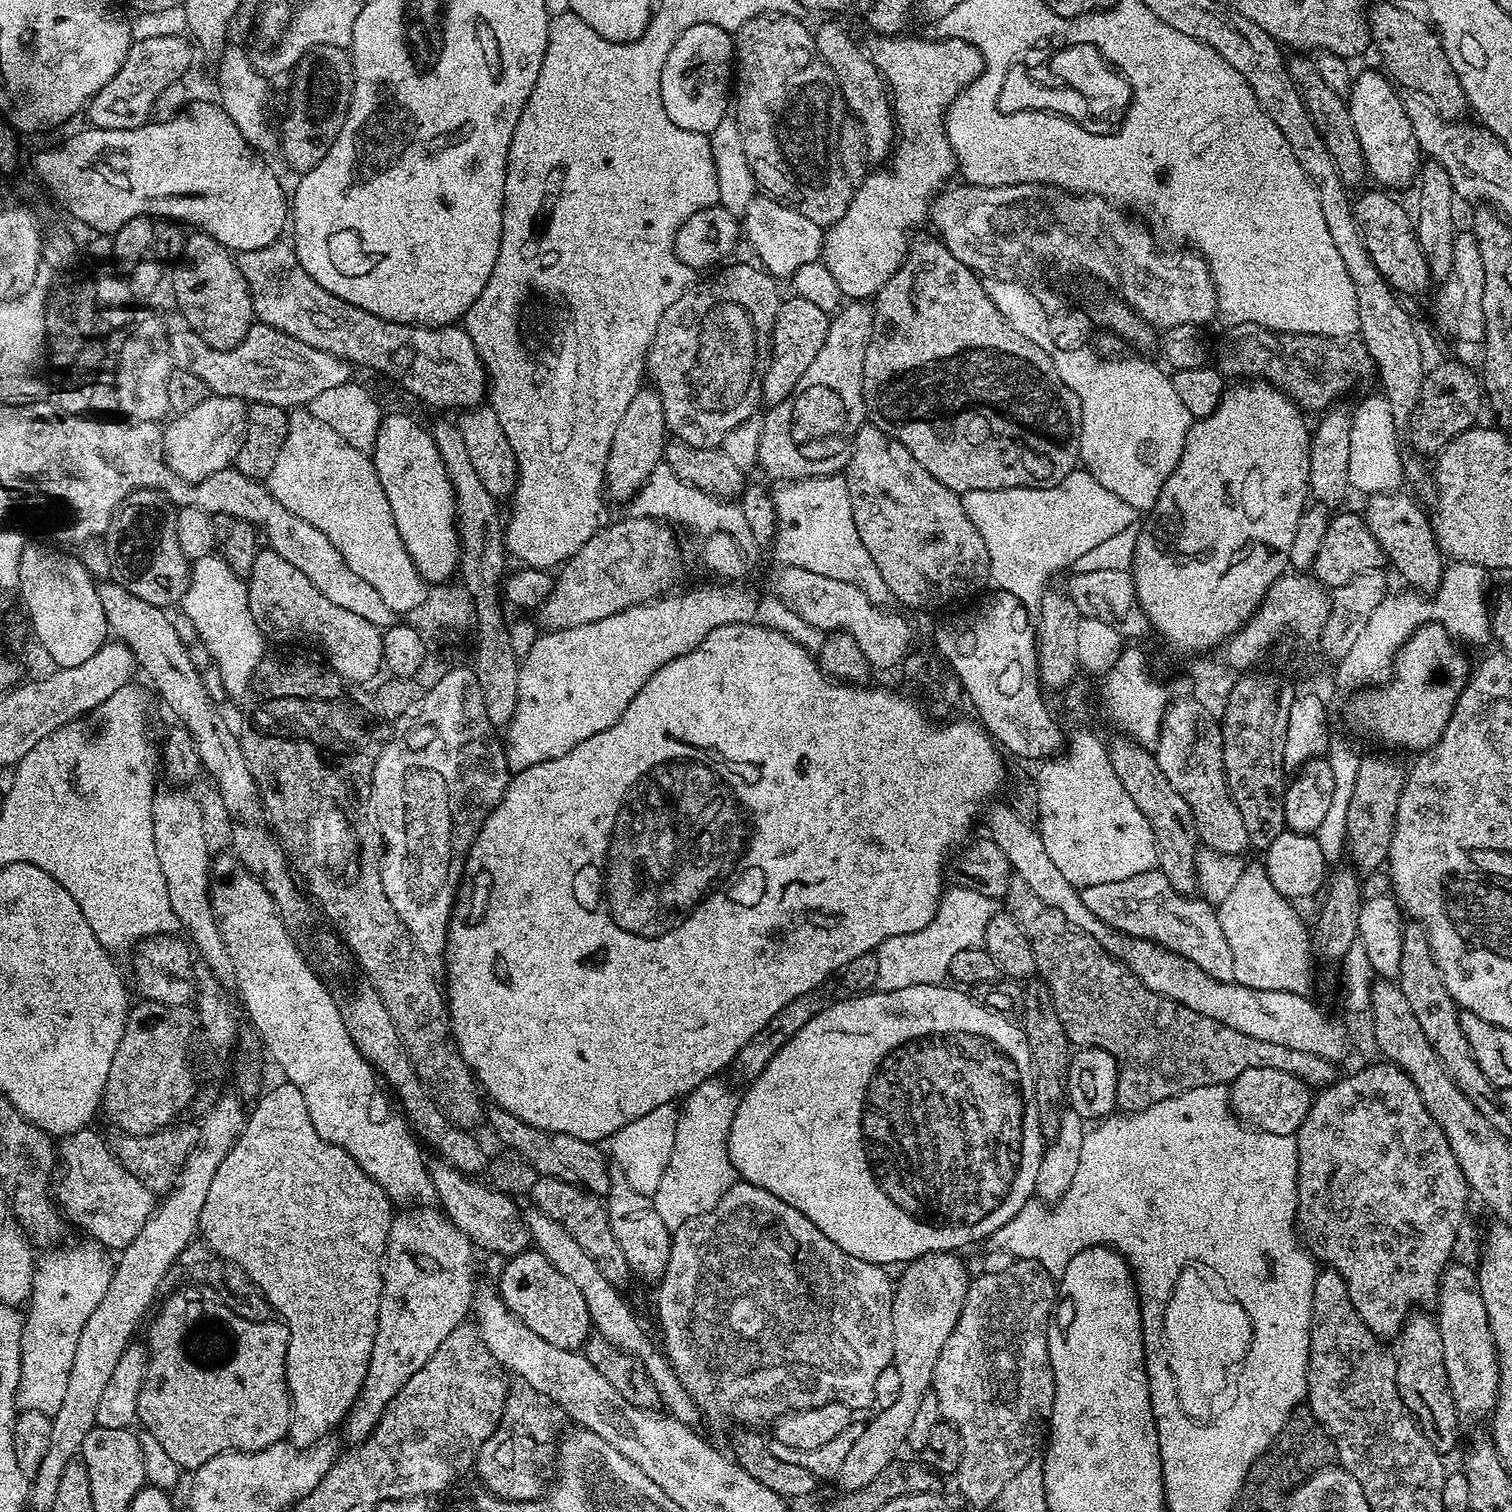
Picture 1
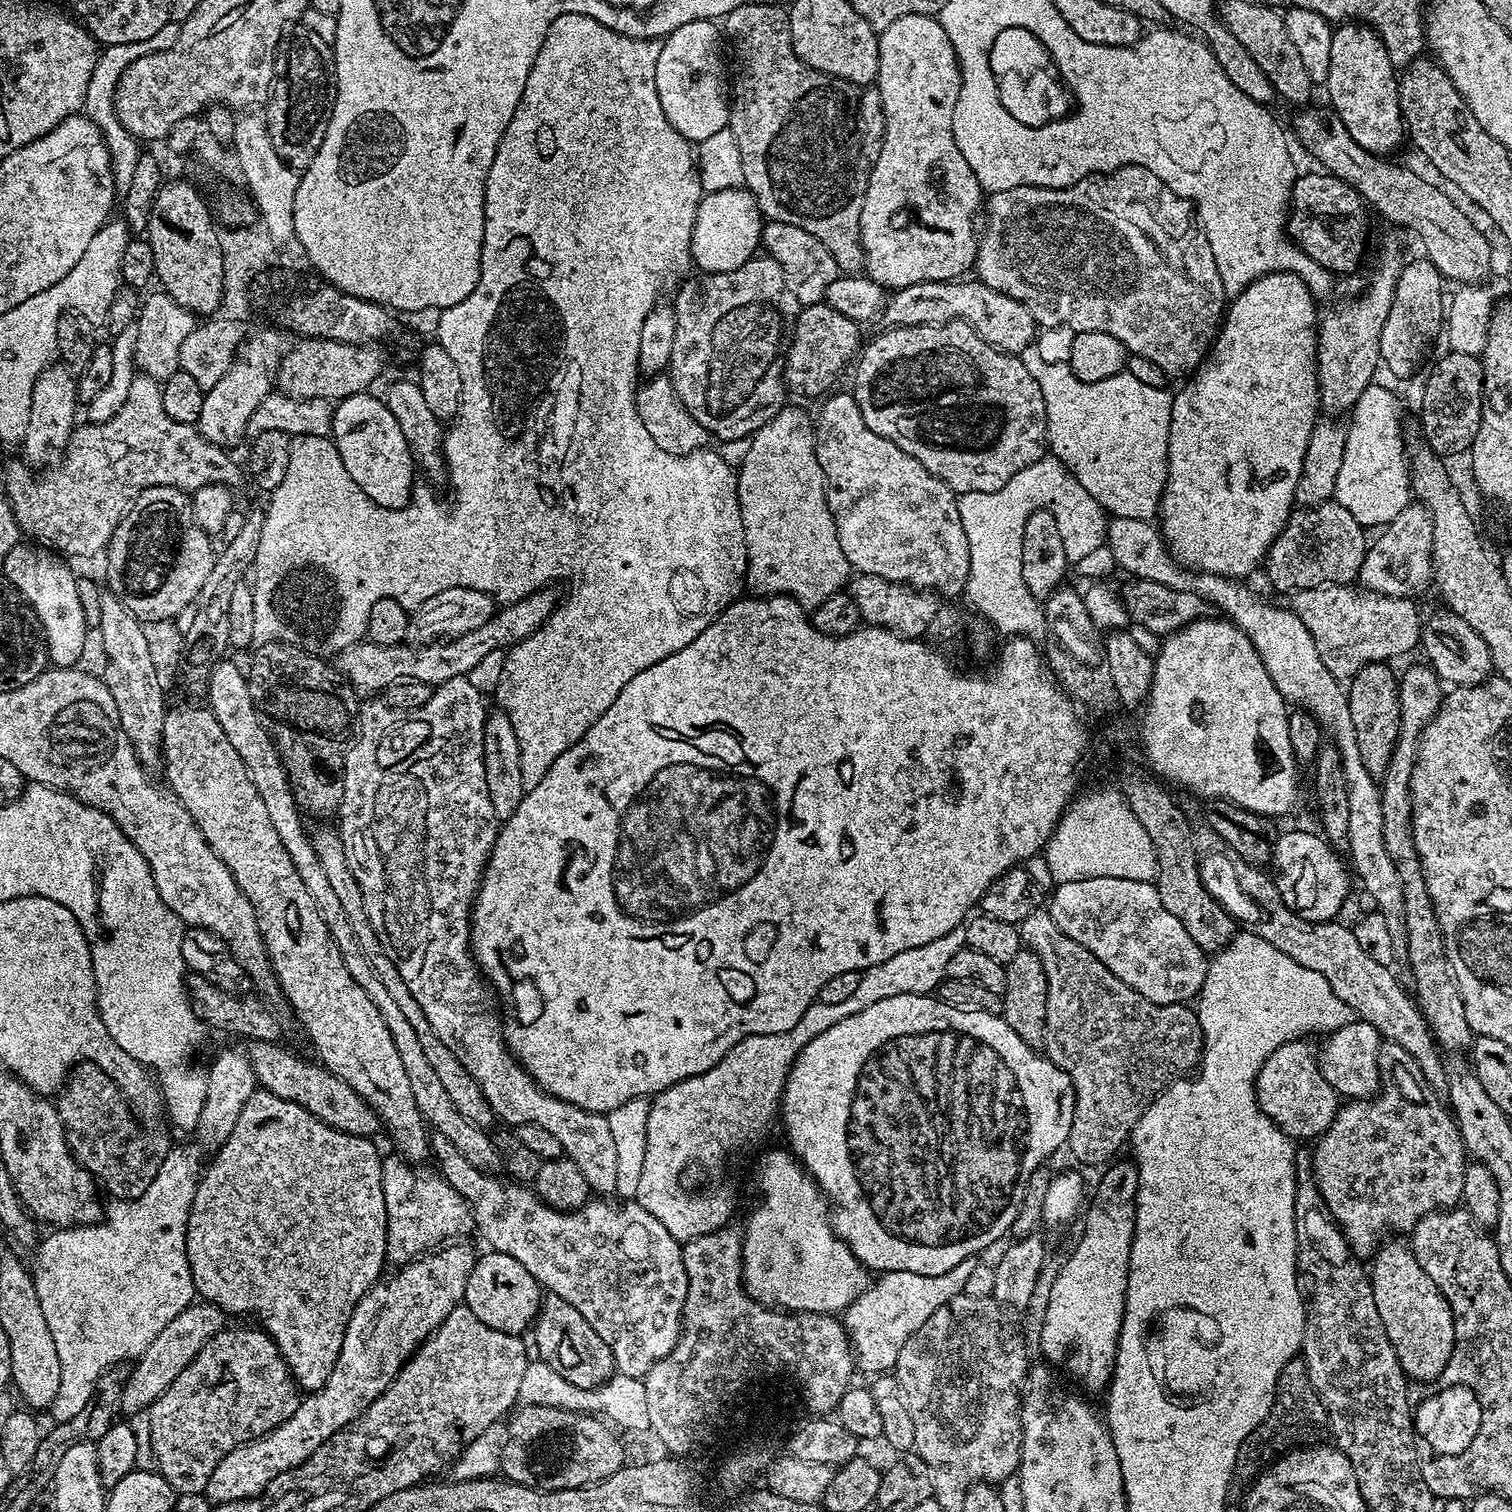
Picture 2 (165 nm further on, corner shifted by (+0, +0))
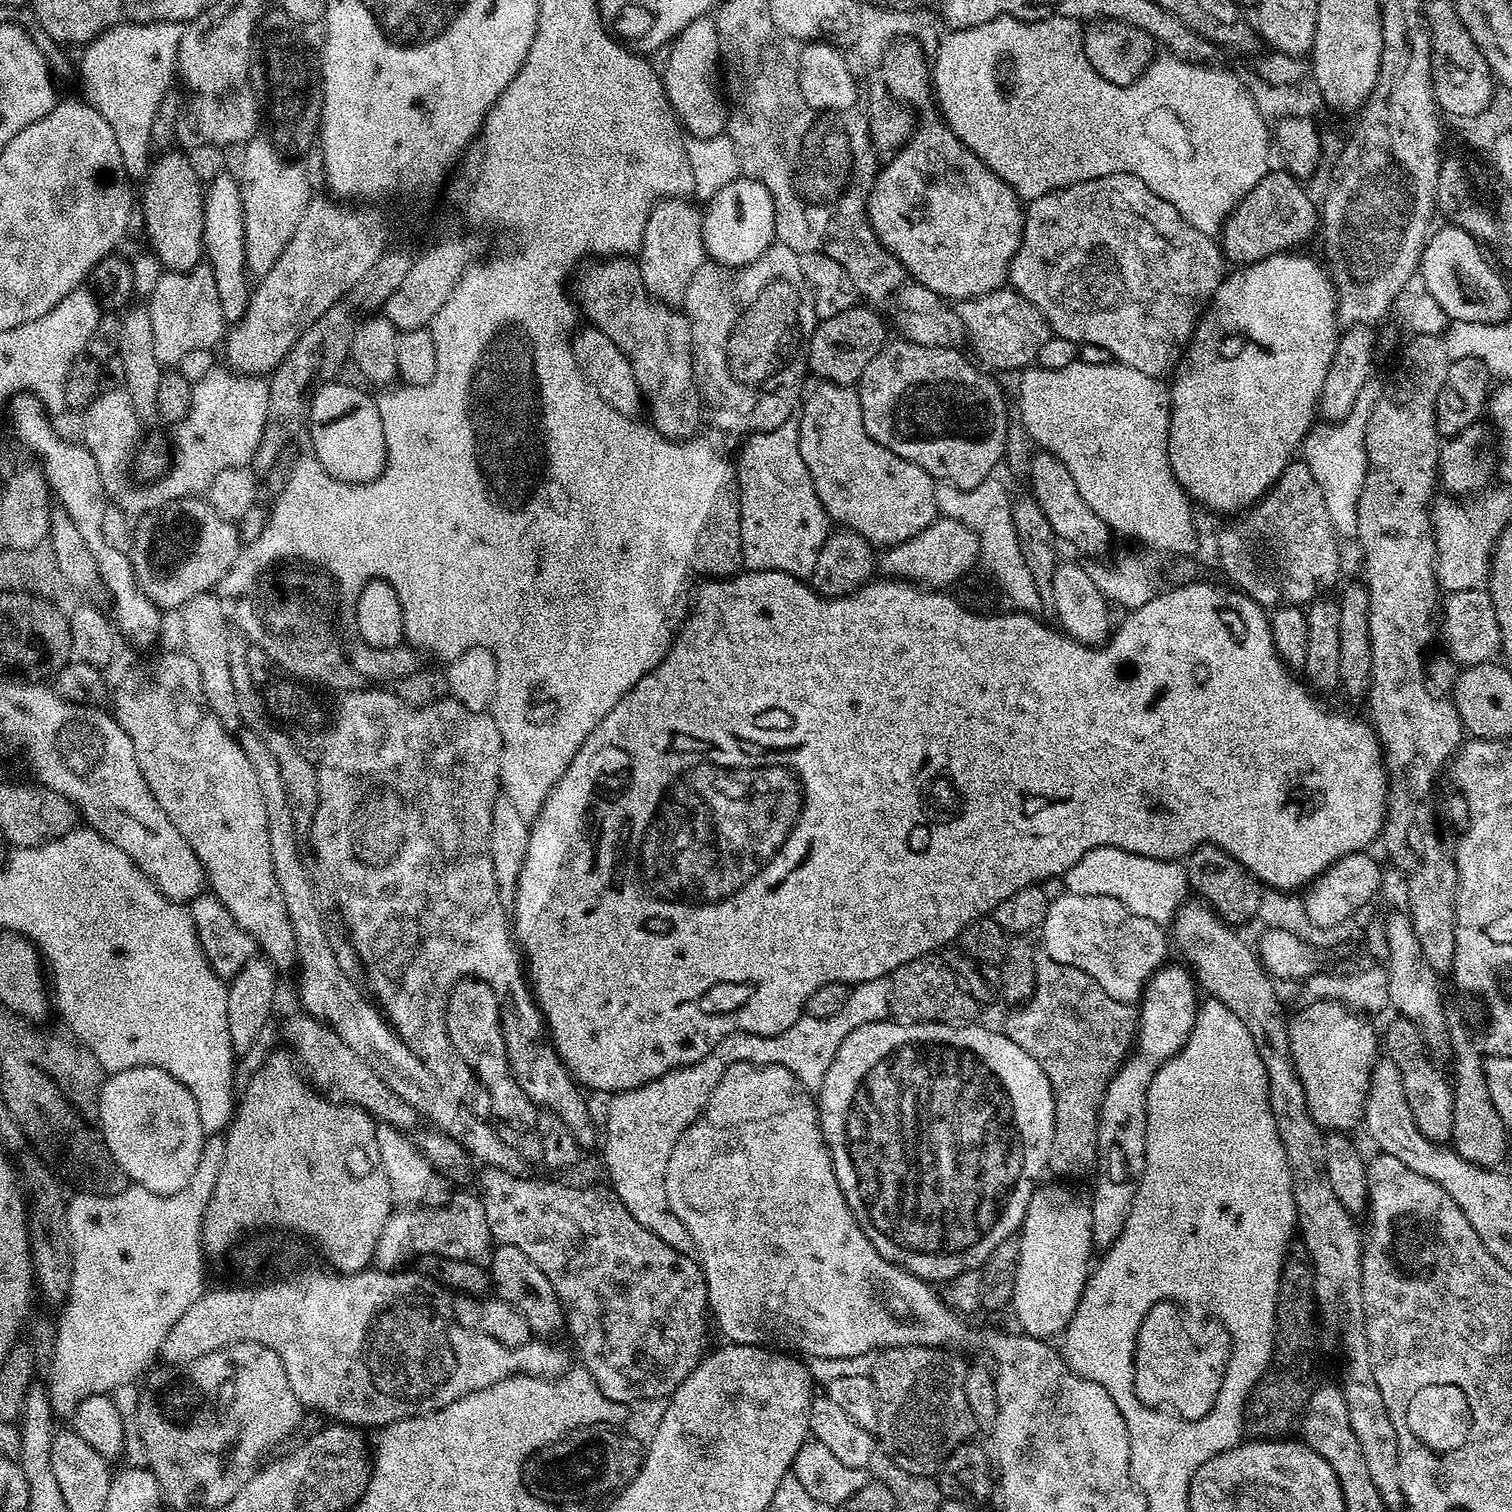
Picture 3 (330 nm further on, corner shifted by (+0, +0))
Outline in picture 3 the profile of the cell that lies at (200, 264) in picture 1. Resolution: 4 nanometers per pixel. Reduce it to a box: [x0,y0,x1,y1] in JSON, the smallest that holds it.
[143,150,204,272]

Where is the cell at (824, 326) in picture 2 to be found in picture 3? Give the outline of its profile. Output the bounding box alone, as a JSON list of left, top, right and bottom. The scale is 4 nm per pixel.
[808,306,889,385]

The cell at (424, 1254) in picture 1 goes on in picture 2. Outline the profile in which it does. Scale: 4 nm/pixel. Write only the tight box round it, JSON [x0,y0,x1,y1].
[382,1154,474,1266]

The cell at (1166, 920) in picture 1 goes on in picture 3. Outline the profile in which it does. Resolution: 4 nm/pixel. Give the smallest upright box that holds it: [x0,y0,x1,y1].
[1038,891,1170,1005]

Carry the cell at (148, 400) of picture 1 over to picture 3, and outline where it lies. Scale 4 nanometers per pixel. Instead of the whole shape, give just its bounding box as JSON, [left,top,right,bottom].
[146,262,226,366]

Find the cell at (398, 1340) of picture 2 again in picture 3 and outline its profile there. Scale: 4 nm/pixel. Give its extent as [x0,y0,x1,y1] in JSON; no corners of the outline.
[372,1190,490,1272]

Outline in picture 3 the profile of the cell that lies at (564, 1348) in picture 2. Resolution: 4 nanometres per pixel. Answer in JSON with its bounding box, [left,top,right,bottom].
[490,1244,566,1338]

